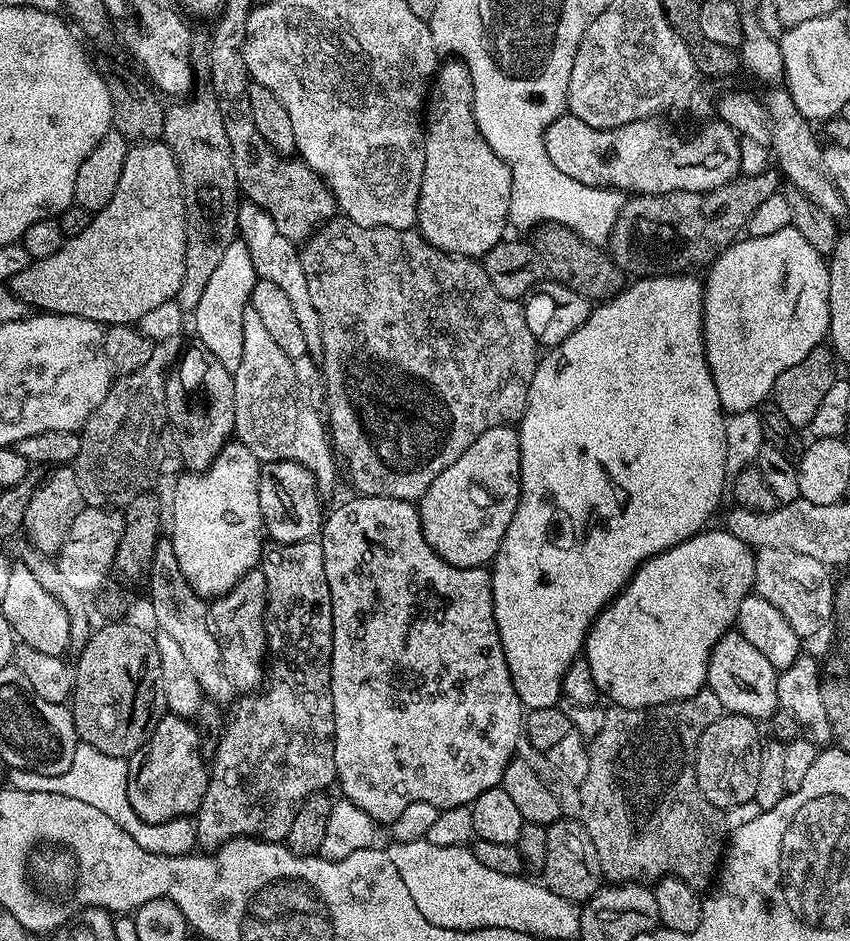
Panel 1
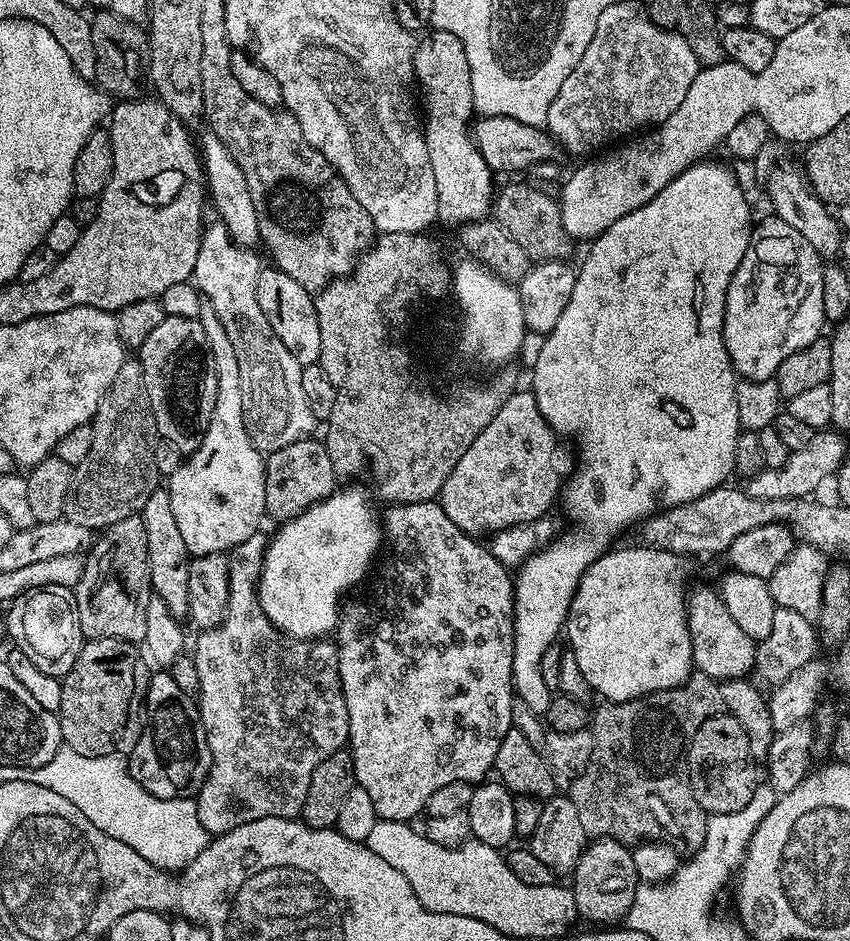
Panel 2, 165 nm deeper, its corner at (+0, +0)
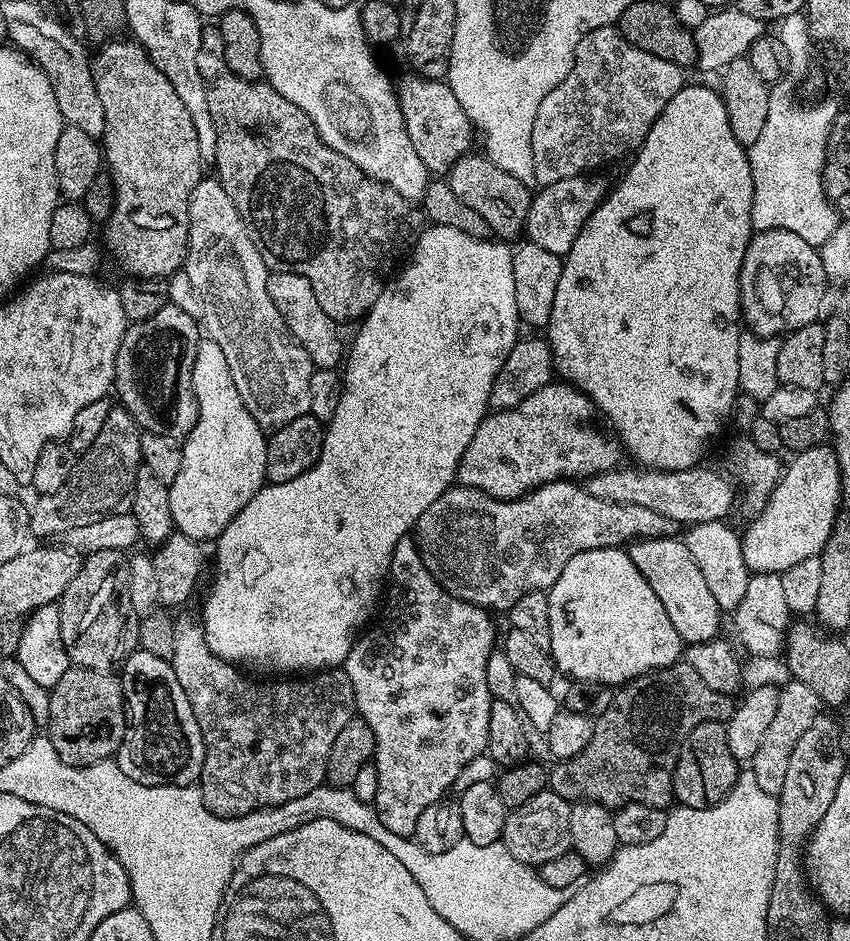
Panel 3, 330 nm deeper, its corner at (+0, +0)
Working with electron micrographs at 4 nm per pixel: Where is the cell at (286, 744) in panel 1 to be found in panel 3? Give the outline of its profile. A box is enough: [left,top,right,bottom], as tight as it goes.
[172,616,356,818]

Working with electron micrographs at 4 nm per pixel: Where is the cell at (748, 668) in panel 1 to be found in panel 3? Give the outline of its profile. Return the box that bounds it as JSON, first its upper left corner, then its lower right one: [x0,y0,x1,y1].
[627,535,722,645]

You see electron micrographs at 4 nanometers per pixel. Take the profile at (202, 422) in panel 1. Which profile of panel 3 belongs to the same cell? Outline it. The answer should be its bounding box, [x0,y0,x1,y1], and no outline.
[114,303,202,442]

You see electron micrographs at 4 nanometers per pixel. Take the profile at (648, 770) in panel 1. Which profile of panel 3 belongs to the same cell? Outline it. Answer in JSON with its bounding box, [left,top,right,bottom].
[548,662,733,810]

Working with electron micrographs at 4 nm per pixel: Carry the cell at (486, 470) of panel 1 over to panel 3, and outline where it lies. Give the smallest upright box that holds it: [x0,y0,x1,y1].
[456,382,625,500]

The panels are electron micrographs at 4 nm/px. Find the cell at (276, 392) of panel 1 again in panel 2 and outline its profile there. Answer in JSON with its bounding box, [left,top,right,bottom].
[194,222,318,454]

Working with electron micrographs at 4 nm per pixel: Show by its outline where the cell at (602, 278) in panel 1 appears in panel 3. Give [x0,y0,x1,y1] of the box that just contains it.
[446,154,533,242]

